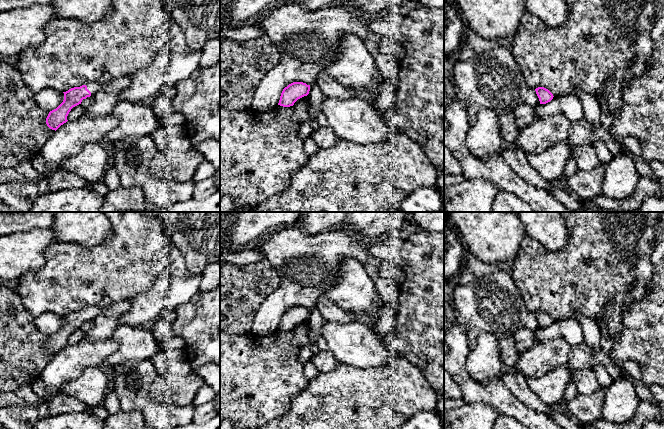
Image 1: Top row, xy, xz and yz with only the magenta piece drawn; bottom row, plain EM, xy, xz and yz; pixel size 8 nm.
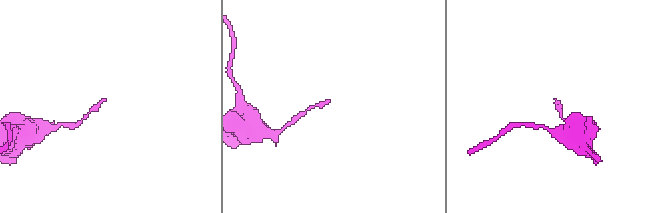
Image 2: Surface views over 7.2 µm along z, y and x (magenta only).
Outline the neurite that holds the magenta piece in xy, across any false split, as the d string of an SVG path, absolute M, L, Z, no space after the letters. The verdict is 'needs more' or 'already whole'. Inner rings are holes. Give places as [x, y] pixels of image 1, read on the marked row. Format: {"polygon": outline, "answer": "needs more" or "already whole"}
{"polygon": "M87 82L85 85L63 92L63 102L56 109L50 111L46 118L47 126L56 131L68 121L67 116L73 107L81 104L83 99L97 94L101 88L102 85L98 82Z", "answer": "needs more"}

